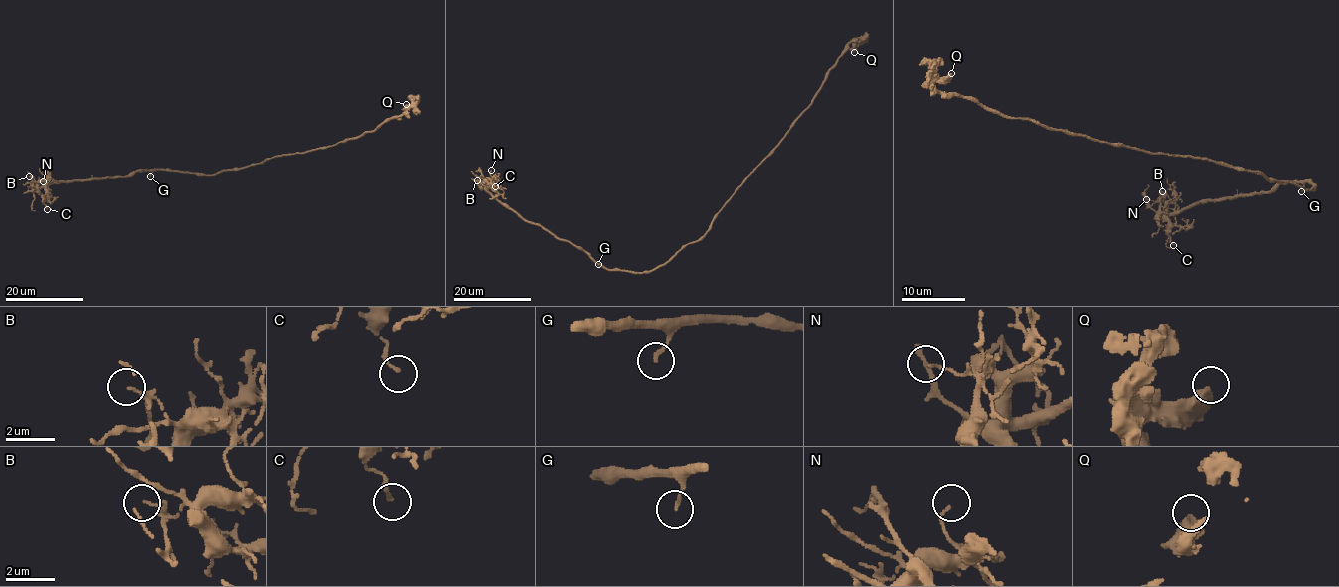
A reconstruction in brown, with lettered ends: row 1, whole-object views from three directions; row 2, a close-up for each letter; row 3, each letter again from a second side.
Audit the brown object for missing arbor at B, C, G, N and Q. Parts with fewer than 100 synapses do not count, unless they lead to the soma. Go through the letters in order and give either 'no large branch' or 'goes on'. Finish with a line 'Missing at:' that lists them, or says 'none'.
B: goes on
C: no large branch
G: no large branch
N: no large branch
Q: no large branch
Missing at: B

